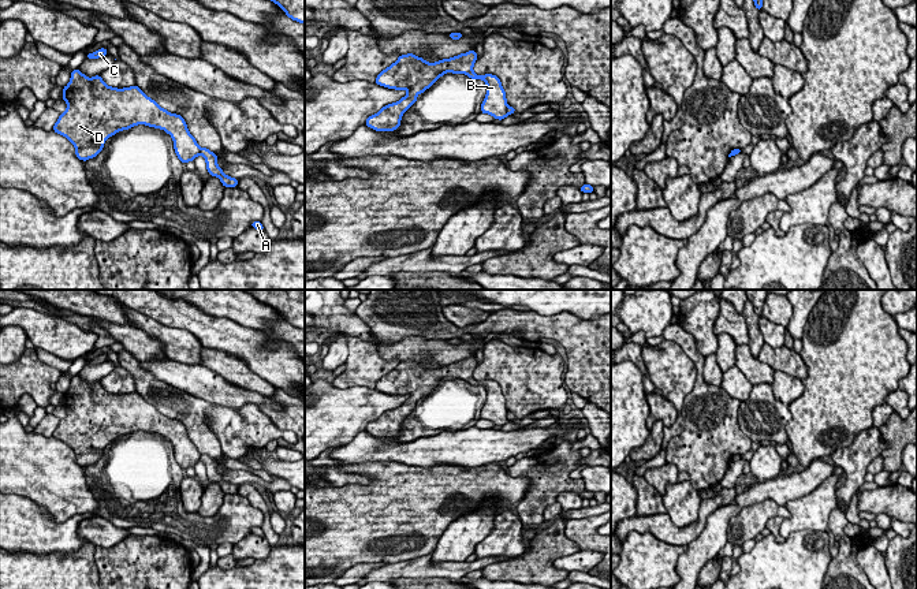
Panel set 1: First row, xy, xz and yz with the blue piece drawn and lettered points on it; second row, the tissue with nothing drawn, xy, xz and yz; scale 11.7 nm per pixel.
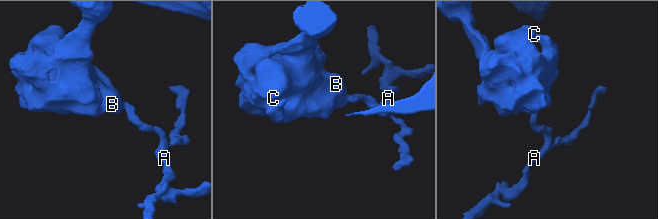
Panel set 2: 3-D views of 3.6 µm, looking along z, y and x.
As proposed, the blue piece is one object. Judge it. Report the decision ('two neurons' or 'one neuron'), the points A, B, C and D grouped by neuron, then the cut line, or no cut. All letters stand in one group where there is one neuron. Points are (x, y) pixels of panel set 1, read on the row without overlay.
two neurons; groups A / B C D; cut xy (200, 455), (201, 459)

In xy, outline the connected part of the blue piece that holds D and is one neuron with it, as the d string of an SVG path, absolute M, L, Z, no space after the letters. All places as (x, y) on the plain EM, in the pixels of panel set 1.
M77 374L63 394L61 406L67 409L67 415L60 420L52 436L75 452L75 461L82 467L100 461L109 443L137 430L161 435L169 440L175 459L183 470L201 461L184 425L163 415L137 391L111 394L101 381L87 384Z

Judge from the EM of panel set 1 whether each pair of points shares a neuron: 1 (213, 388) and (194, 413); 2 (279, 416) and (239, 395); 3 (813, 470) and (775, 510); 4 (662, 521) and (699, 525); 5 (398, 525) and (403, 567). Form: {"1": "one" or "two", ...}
{"1": "two", "2": "two", "3": "two", "4": "one", "5": "two"}

